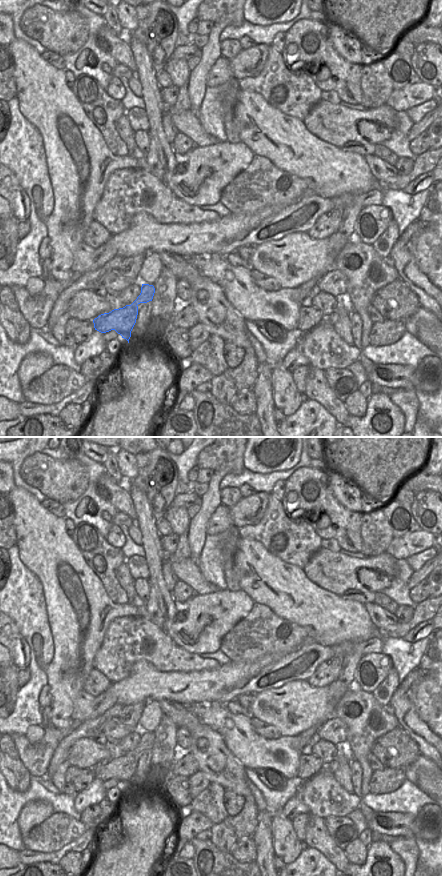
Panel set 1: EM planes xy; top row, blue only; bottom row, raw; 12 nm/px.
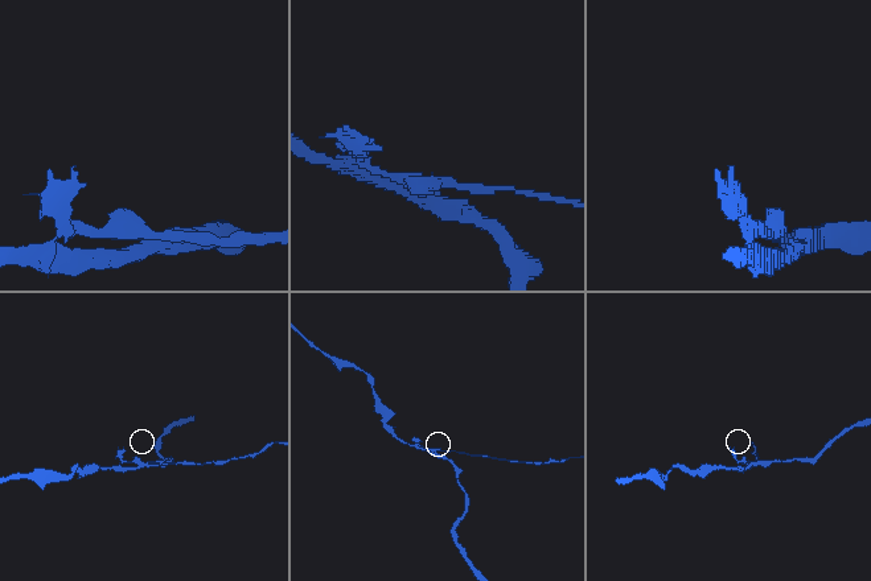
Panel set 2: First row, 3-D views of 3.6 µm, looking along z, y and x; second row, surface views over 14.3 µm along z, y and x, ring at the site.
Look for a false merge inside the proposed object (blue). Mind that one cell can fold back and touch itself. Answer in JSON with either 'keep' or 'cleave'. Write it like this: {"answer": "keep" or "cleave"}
{"answer": "cleave"}

